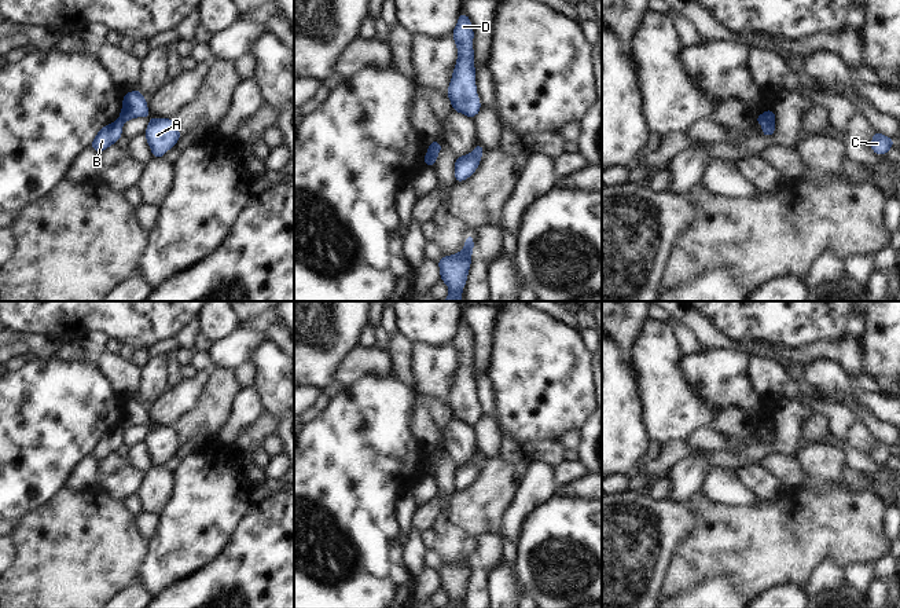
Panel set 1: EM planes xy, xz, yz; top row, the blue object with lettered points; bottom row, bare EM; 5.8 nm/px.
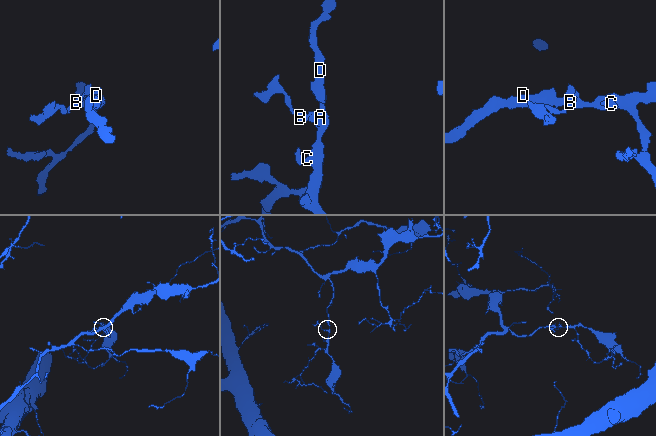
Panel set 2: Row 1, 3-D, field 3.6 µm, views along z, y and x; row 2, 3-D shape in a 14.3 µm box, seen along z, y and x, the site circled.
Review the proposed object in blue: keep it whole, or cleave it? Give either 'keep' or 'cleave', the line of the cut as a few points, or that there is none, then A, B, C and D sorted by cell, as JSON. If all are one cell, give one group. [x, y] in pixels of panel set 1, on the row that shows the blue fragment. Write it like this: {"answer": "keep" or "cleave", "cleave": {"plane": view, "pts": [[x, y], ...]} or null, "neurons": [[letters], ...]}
{"answer": "cleave", "cleave": {"plane": "yz", "pts": [[772, 121], [760, 123]]}, "neurons": [["A", "C", "D"], ["B"]]}

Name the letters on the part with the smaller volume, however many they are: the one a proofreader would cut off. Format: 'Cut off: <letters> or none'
Cut off: B

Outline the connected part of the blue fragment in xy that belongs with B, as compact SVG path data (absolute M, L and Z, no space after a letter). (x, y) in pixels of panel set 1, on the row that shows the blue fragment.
M115 120L114 122L104 125L91 143L91 147L99 154L109 146L115 144L122 136L122 121Z

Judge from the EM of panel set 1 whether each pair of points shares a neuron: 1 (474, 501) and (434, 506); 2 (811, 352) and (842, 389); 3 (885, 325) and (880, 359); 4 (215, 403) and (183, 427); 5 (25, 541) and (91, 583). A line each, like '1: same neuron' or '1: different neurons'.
1: different neurons
2: different neurons
3: same neuron
4: same neuron
5: same neuron

